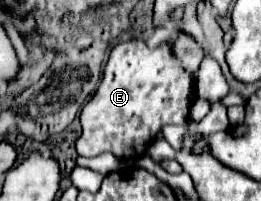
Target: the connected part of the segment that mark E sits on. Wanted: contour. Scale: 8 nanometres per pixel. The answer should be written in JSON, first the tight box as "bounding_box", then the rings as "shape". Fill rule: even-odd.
{"bounding_box":[75,39,195,161],"shape":[[[141,39],[123,41],[111,49],[101,83],[81,109],[81,133],[75,149],[81,157],[109,151],[123,161],[141,159],[163,125],[187,121],[195,93],[195,73],[183,69],[183,63],[173,53],[173,45],[161,43],[151,49]]]}

